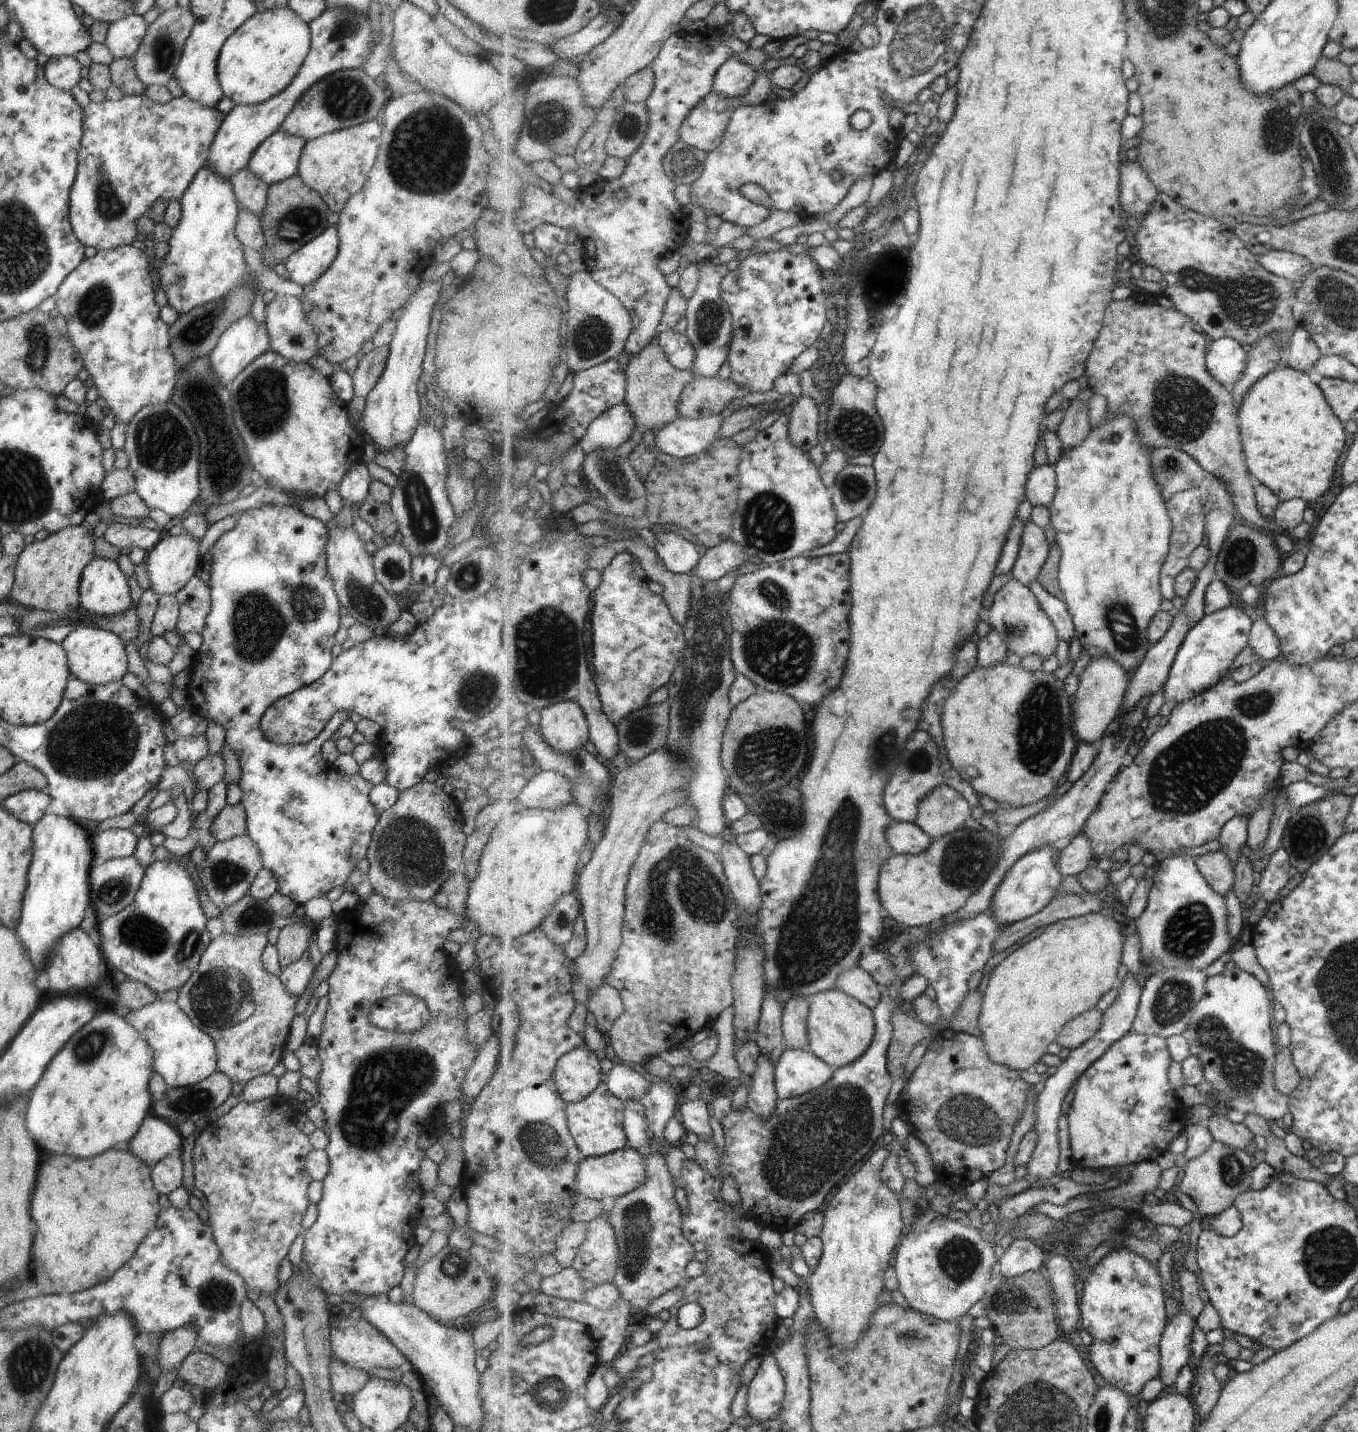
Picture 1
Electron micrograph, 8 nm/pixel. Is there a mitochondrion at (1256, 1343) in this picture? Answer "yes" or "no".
no

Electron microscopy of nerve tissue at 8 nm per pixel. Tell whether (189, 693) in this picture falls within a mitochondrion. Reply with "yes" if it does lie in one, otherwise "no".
no

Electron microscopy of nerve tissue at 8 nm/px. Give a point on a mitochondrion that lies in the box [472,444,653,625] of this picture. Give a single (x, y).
(613, 475)

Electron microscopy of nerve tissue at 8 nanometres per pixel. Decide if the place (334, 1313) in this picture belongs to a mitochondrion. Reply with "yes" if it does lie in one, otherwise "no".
no

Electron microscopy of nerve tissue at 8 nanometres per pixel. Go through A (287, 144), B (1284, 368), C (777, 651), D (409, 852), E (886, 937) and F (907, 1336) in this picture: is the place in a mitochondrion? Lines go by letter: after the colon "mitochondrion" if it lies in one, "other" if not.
A: other
B: other
C: mitochondrion
D: mitochondrion
E: other
F: mitochondrion

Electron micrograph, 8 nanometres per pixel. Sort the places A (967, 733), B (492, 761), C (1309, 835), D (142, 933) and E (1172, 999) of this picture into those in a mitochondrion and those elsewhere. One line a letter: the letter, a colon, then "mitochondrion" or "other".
A: other
B: other
C: mitochondrion
D: mitochondrion
E: mitochondrion

